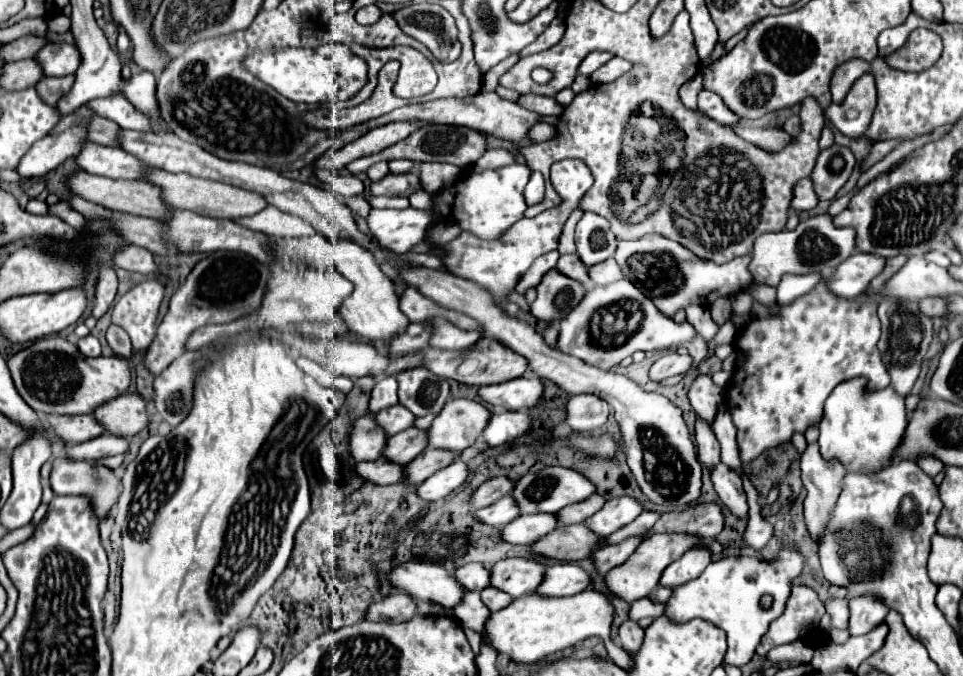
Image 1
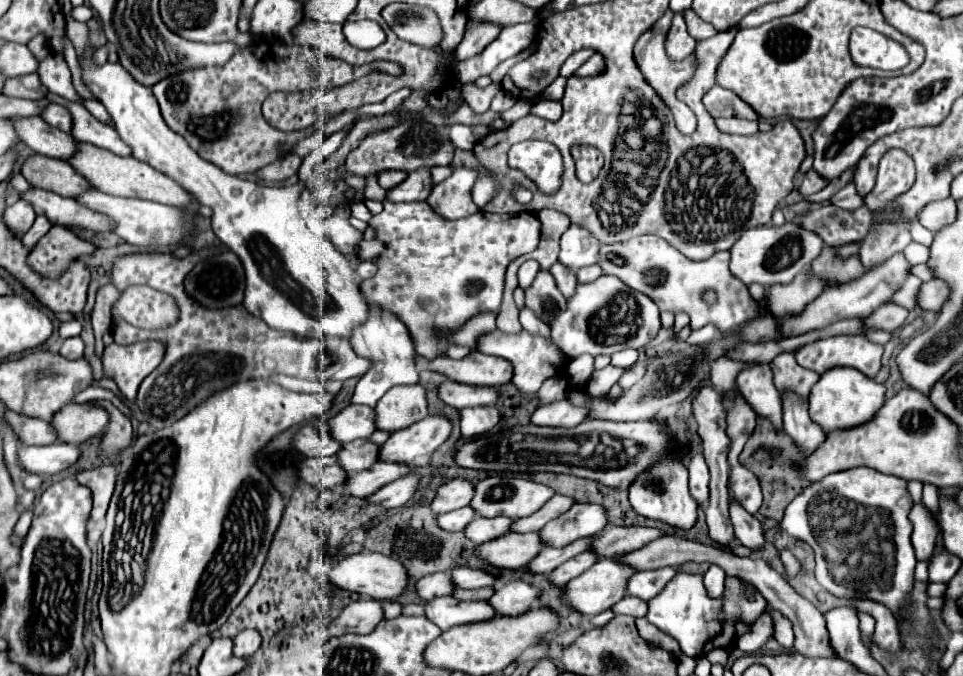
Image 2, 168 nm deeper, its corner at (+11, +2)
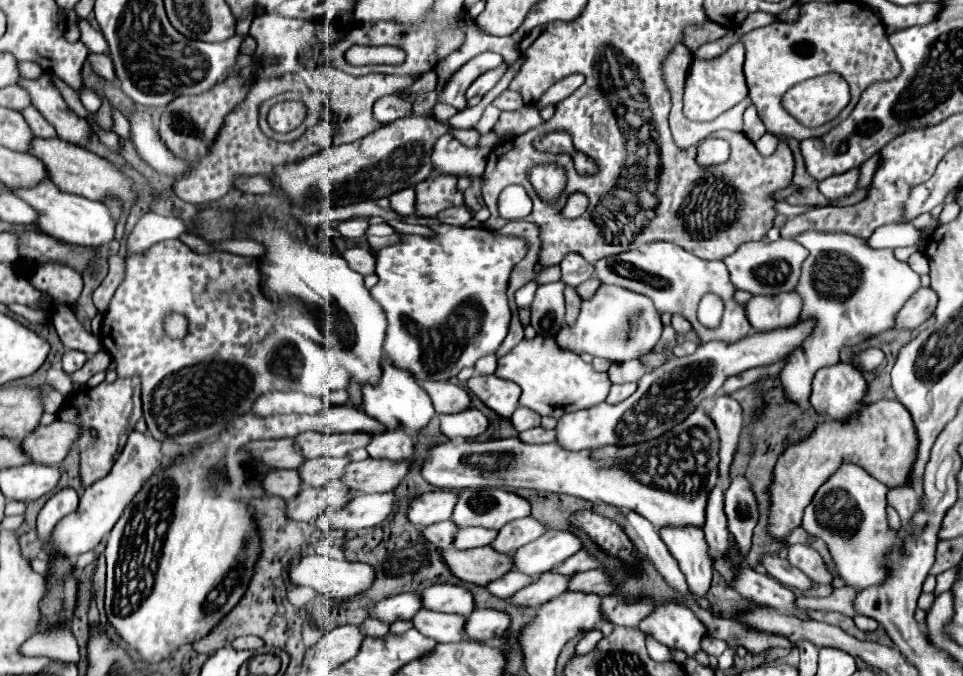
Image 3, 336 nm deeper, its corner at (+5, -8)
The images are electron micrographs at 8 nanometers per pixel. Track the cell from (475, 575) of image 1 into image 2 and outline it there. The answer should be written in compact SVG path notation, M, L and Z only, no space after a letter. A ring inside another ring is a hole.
M448 571L426 575L416 583L416 591L418 591L420 599L424 599L424 601L442 597L442 595L452 595L454 589L456 589L456 585L454 585L452 573L448 573Z

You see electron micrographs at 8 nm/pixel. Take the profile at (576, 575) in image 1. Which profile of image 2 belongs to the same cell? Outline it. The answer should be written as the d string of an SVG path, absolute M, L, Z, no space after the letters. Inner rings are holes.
M516 579L502 583L496 589L494 595L490 597L490 605L494 605L498 615L520 615L526 613L526 609L530 609L530 605L538 601L538 597L542 597L540 587Z

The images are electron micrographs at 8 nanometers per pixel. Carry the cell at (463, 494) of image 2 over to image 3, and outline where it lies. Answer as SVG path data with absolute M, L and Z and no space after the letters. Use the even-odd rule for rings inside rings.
M432 491L414 497L408 505L408 521L422 529L438 521L446 521L452 515L452 507L456 505L454 491Z

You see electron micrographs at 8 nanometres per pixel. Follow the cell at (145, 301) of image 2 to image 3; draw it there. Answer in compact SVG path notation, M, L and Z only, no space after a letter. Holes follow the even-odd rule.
M170 315L166 319L166 333L170 337L184 337L186 335L186 319L180 317L180 315Z

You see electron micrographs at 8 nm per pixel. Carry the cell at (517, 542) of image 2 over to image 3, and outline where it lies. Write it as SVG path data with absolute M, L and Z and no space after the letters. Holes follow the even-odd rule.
M476 547L476 549L442 549L442 561L450 569L454 577L462 583L486 585L512 569L512 561L508 555L500 555L490 547Z

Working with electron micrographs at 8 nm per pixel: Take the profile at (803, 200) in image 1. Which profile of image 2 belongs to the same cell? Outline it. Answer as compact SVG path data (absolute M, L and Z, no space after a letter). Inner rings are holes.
M812 169L804 175L804 179L802 179L802 183L798 185L798 191L800 191L800 195L802 197L808 197L808 195L814 195L814 193L818 193L822 187L826 187L828 185L828 181L826 179L822 179L822 177L818 177L818 173L814 173Z

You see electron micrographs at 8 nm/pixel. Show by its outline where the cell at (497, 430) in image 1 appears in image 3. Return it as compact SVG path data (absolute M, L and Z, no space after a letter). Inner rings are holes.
M466 409L452 415L440 415L440 431L448 439L474 439L488 429L488 419L478 409Z

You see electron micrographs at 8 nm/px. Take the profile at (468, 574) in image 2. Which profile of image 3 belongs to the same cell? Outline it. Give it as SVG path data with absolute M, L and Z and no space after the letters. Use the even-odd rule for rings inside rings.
M432 585L420 591L422 609L432 609L440 613L470 615L474 599L466 587L460 585Z

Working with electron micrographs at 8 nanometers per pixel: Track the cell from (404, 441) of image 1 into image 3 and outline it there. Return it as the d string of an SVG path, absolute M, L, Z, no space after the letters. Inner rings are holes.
M320 457L320 459L308 459L298 467L298 475L302 479L302 485L308 487L322 487L322 485L336 485L340 483L340 471L348 461L344 457Z

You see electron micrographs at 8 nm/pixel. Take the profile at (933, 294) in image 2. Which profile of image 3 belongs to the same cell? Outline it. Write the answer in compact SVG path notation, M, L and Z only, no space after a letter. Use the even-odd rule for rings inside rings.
M920 287L896 313L892 329L916 329L922 325L936 309L936 293L932 289Z

